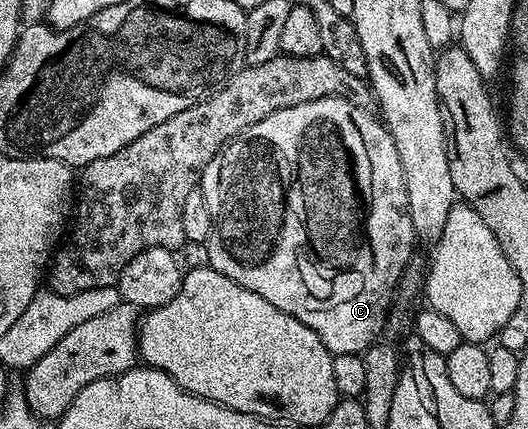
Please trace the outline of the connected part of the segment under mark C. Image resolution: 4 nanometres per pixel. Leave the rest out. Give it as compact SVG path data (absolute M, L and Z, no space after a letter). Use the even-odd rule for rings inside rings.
M325 96L316 102L304 102L288 110L276 110L276 114L268 114L268 118L256 122L256 126L244 130L235 140L225 144L216 158L208 162L200 181L201 190L212 208L217 239L222 239L222 244L226 247L227 256L222 261L217 261L218 271L240 286L252 290L252 294L260 294L264 302L272 302L276 310L284 310L284 314L295 316L304 322L304 326L313 330L334 356L365 353L381 337L378 335L387 327L387 317L398 280L411 262L414 244L416 245L400 154L385 123L377 115L370 115L374 114L358 107L353 99L345 96Z

